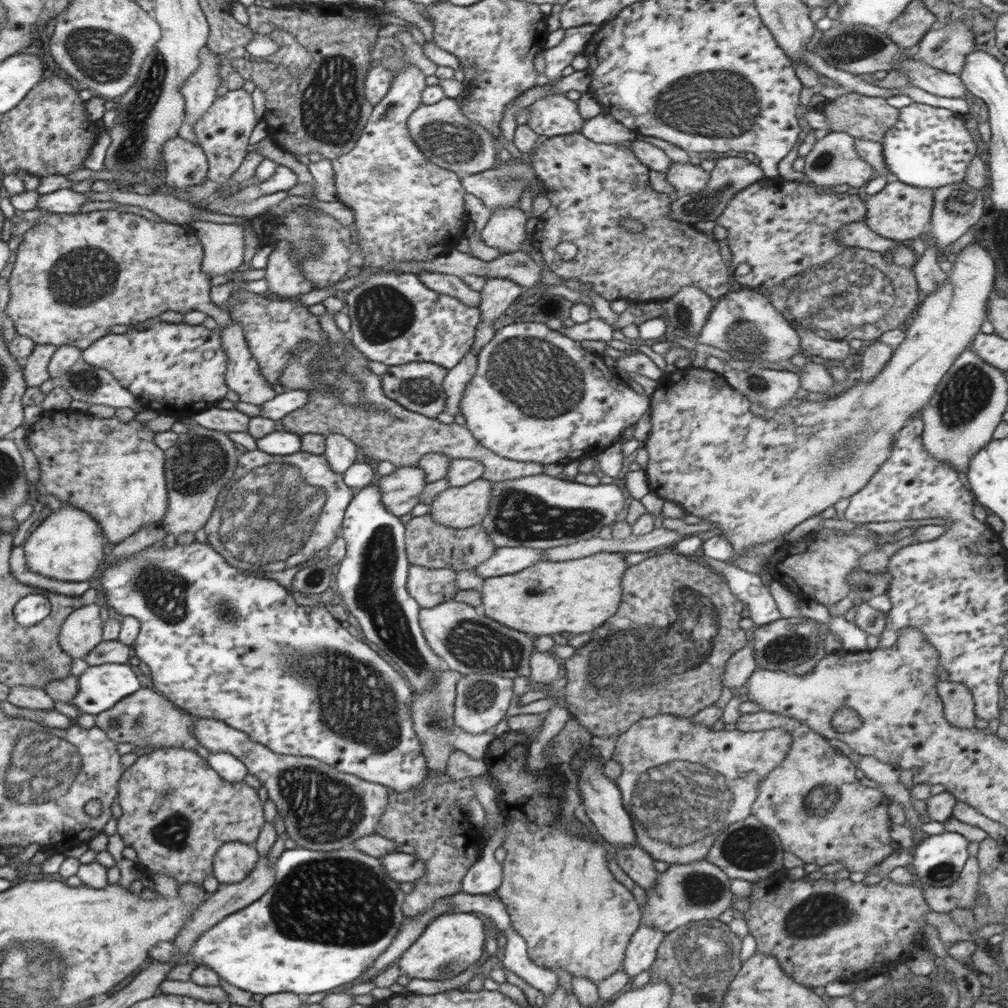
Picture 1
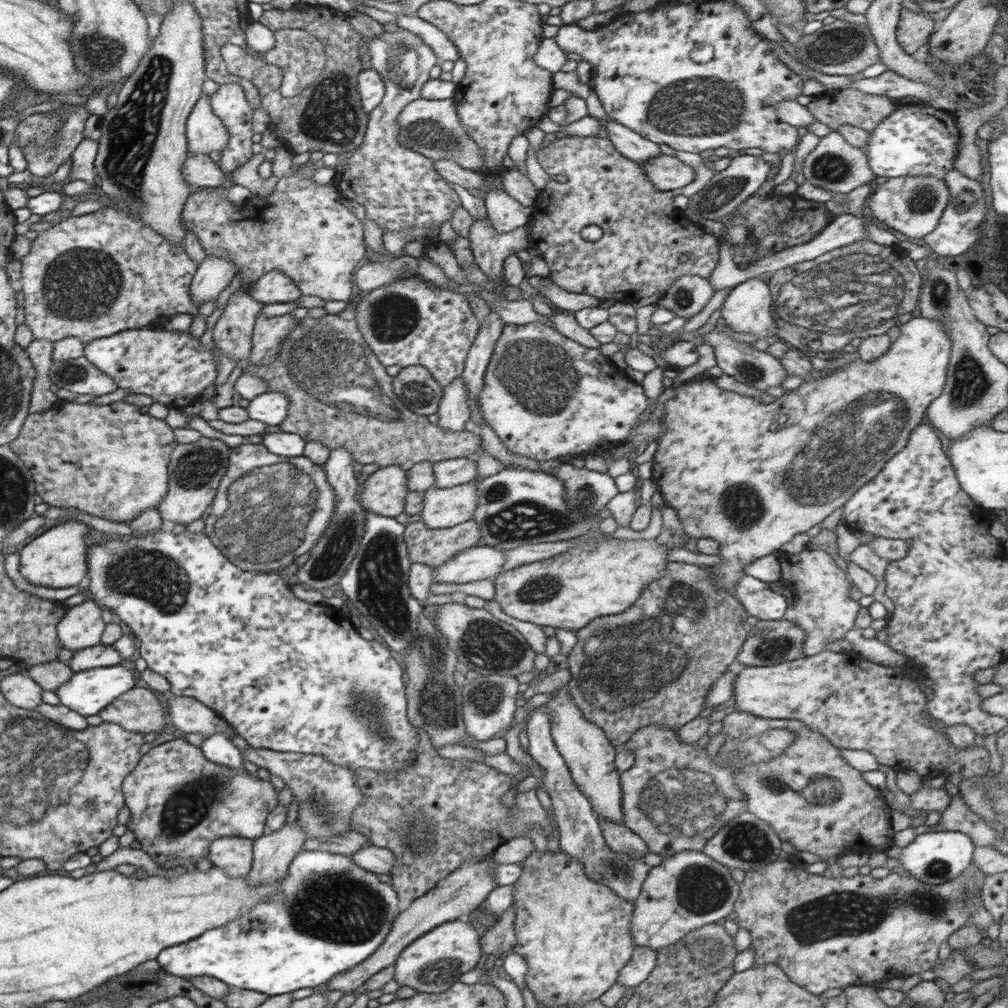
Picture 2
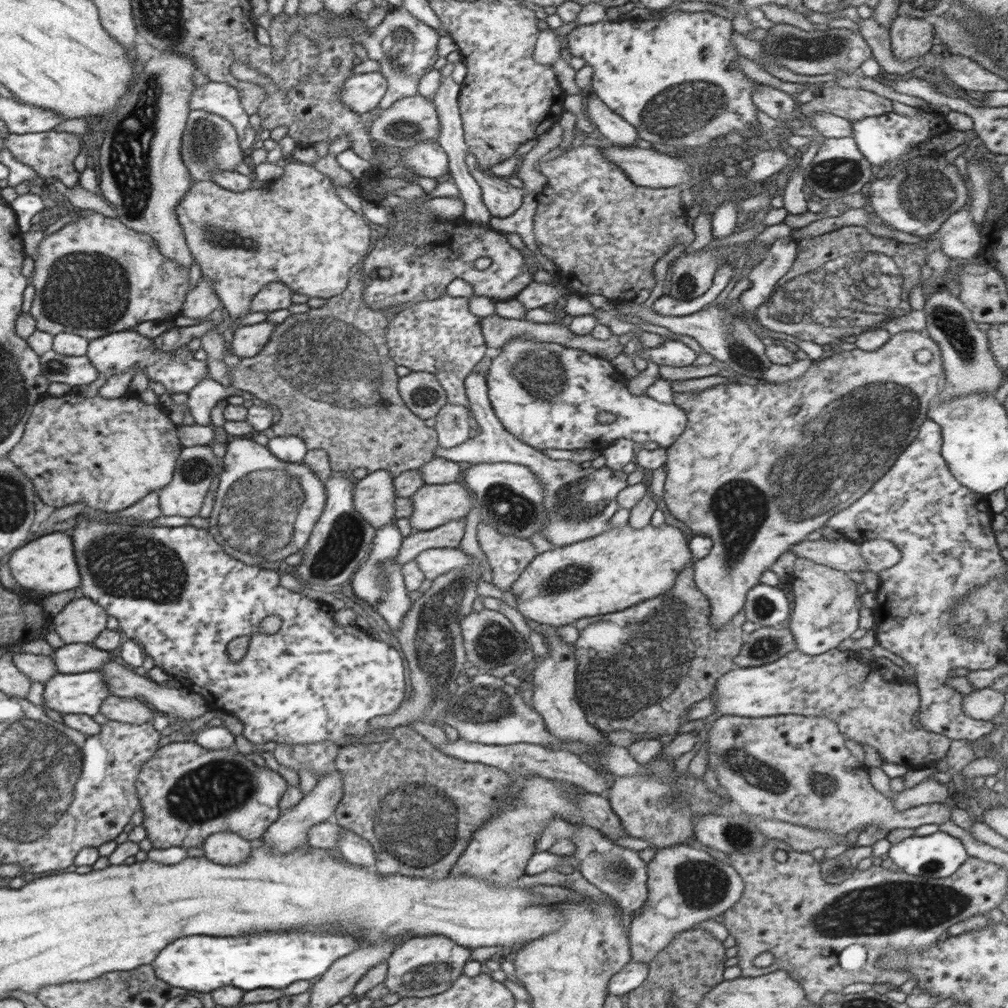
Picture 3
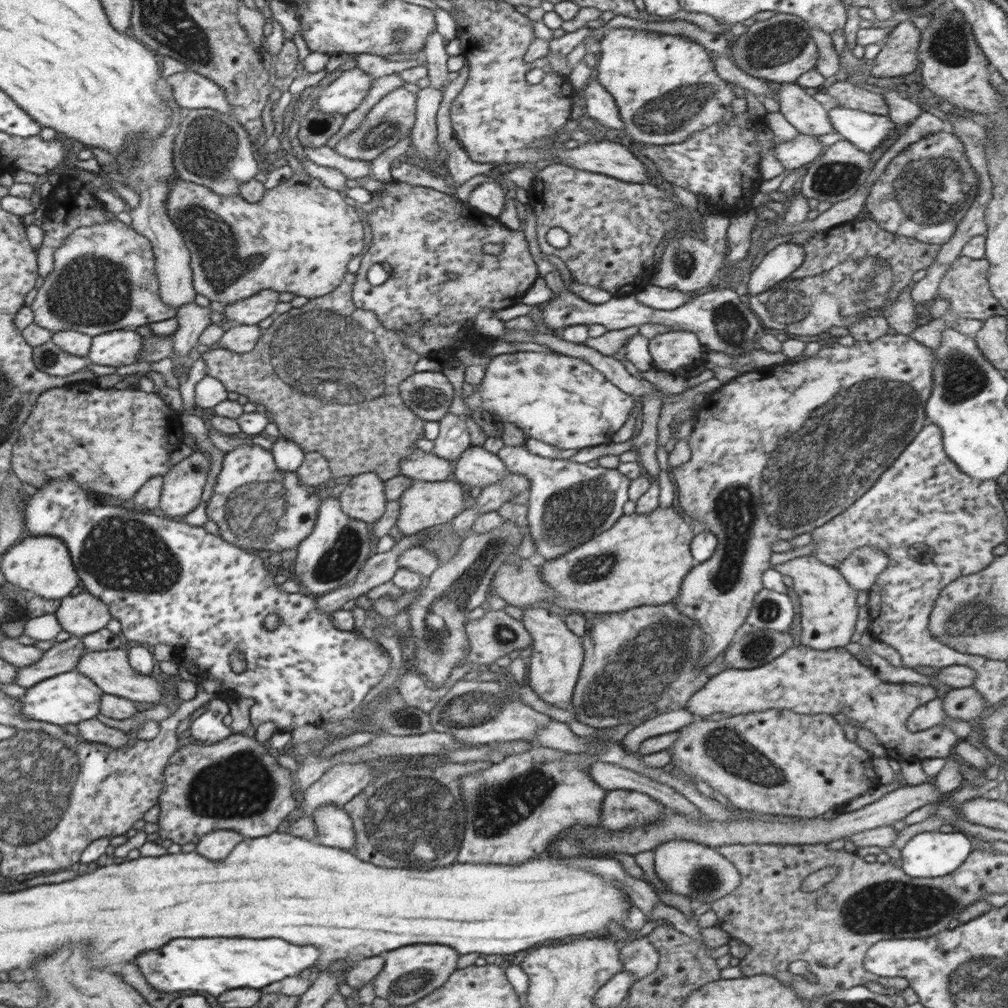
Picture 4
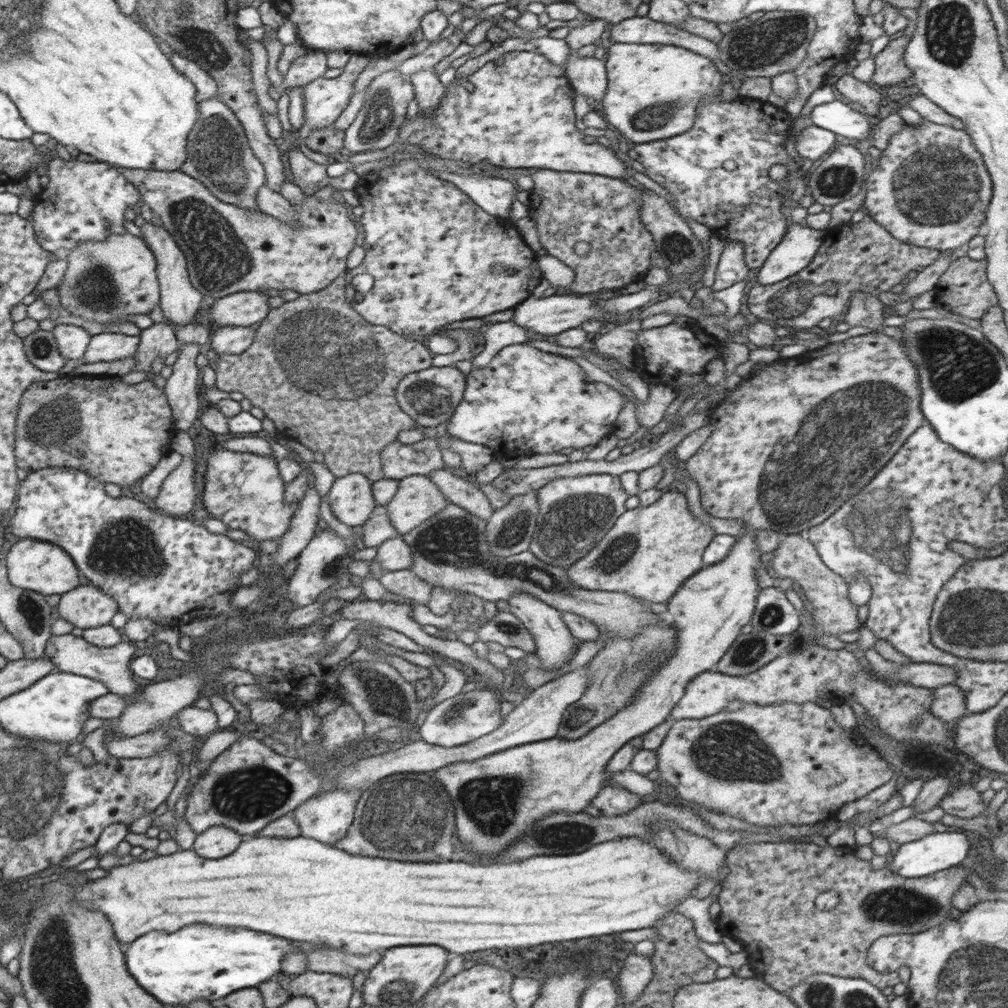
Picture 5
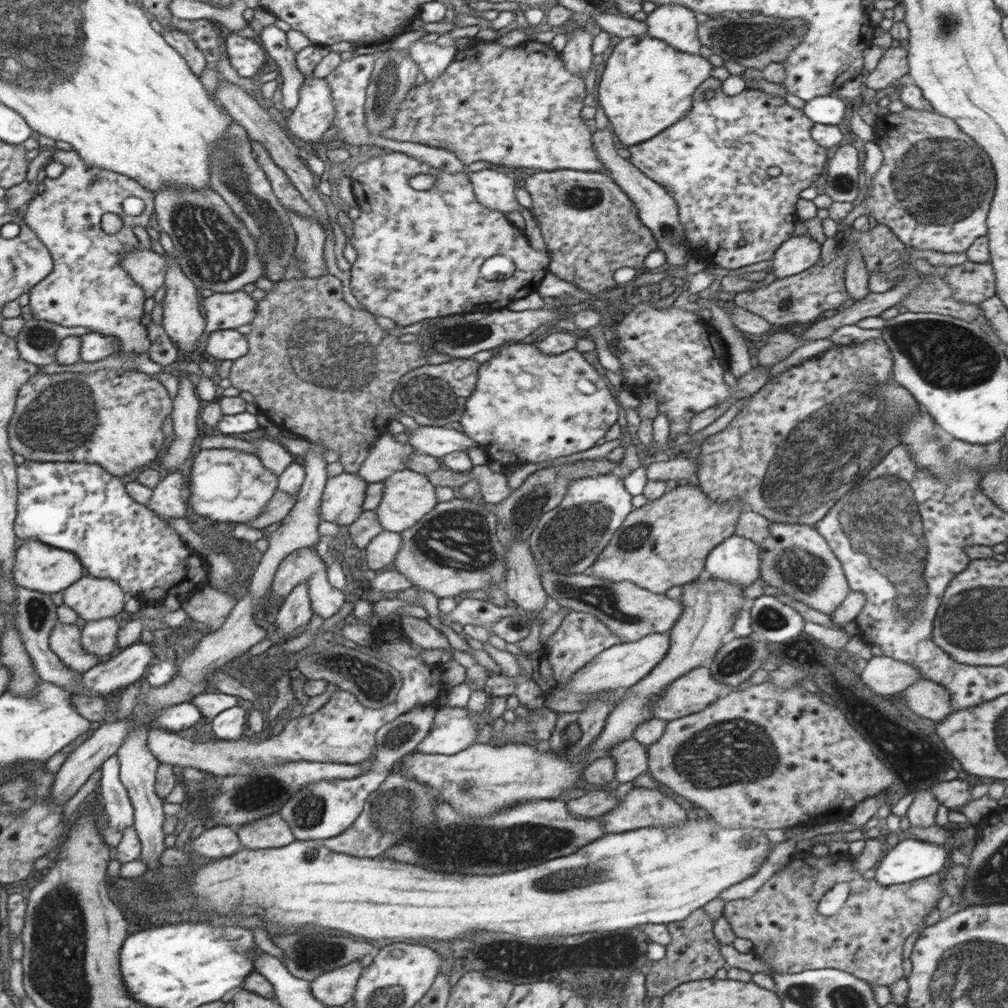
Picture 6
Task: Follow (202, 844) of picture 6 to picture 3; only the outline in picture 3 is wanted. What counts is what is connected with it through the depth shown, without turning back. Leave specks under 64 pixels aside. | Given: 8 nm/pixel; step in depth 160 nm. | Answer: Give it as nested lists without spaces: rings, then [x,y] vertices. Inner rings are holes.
[[[216,833],[210,835],[202,846],[206,859],[222,862],[222,866],[232,866],[244,862],[253,850],[254,843],[236,833]]]

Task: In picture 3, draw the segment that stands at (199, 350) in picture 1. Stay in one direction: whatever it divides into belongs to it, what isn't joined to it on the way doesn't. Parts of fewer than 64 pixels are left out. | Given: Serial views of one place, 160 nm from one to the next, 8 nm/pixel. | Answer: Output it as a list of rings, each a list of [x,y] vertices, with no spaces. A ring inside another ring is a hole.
[[[131,329],[121,330],[117,333],[106,334],[104,337],[89,341],[88,352],[85,354],[97,371],[107,378],[113,374],[122,374],[131,367],[137,366],[137,371],[145,372],[149,381],[162,384],[166,394],[190,393],[190,390],[208,378],[209,370],[206,360],[194,359],[193,353],[187,345],[178,347],[173,351],[162,351],[154,347],[152,339],[139,335]]]

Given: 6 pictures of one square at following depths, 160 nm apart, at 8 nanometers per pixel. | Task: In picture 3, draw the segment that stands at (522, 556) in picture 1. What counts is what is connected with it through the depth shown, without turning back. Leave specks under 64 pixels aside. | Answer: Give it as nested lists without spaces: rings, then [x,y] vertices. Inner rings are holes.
[[[431,548],[421,552],[415,561],[428,580],[434,580],[450,570],[464,570],[473,562],[473,558],[459,548]]]

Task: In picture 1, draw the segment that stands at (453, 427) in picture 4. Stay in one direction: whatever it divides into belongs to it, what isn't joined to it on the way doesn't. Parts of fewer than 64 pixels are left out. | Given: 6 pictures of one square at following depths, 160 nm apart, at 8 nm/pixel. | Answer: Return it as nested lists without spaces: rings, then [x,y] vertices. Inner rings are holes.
[[[470,350],[458,361],[453,369],[447,371],[443,381],[443,392],[445,393],[445,406],[449,409],[450,415],[462,414],[460,411],[460,400],[466,390],[466,383],[470,382],[477,369],[477,356],[475,350]]]

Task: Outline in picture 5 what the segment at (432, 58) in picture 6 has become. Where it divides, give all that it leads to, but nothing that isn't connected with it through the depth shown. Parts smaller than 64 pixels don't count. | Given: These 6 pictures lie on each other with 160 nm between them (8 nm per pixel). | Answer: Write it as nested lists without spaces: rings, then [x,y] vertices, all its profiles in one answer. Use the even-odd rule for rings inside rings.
[[[435,67],[428,70],[419,70],[409,78],[413,84],[413,91],[418,101],[419,110],[429,112],[429,110],[437,108],[441,98],[445,94],[446,87],[440,81]]]

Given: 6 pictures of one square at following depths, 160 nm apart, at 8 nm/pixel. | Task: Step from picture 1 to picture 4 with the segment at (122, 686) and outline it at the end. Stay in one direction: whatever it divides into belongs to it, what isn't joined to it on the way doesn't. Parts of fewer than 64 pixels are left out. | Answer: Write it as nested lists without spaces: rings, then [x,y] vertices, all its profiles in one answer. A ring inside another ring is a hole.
[[[77,671],[64,672],[41,680],[28,688],[26,694],[19,698],[23,704],[21,713],[29,719],[49,722],[61,727],[65,724],[76,725],[80,721],[89,721],[100,712],[103,693],[101,687],[85,674]]]

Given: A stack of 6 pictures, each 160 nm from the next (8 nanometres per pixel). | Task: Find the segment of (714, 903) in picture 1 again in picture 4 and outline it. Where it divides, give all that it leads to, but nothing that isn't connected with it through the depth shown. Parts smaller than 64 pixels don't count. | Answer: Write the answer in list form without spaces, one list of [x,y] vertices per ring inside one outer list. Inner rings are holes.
[[[680,839],[666,841],[654,848],[653,851],[655,854],[654,870],[660,882],[666,887],[667,891],[688,897],[694,907],[699,907],[704,903],[712,906],[712,904],[720,900],[720,898],[724,898],[726,895],[736,891],[741,884],[741,875],[738,870],[725,858],[725,855],[720,853],[719,848]],[[640,937],[628,942],[620,949],[623,970],[635,974],[635,980],[652,974],[660,961],[657,948],[648,942],[647,937]]]

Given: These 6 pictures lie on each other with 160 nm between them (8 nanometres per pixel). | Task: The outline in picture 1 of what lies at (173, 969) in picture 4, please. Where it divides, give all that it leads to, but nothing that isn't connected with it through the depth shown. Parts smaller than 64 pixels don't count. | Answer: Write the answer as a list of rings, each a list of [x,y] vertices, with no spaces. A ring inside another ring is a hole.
[[[296,847],[286,849],[276,860],[276,880],[266,894],[239,912],[229,914],[208,930],[194,944],[191,952],[179,954],[172,942],[162,941],[152,948],[150,958],[163,963],[197,962],[211,968],[220,979],[226,980],[250,994],[265,997],[278,993],[293,993],[302,997],[315,992],[334,992],[365,974],[376,959],[388,948],[402,923],[405,893],[386,874],[380,859],[368,856],[351,847],[320,852]]]

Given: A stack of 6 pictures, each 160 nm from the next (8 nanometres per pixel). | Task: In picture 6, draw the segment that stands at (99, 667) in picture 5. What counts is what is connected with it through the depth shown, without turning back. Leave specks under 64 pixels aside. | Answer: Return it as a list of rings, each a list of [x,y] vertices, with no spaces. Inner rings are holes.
[[[57,620],[49,636],[49,648],[72,671],[84,673],[99,664],[98,655],[87,653],[81,647],[81,630],[75,624]]]

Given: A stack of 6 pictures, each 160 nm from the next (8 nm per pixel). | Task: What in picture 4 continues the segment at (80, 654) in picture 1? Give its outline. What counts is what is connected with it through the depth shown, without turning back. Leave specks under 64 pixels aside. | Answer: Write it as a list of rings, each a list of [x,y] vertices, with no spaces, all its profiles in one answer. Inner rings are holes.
[[[83,589],[61,599],[55,615],[63,630],[79,638],[106,629],[106,625],[112,620],[108,603]]]

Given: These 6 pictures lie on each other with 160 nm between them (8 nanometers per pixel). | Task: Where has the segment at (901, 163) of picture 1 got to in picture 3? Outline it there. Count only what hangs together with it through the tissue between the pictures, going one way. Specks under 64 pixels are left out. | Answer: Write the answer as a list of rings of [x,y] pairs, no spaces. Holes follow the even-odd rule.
[[[925,108],[919,109],[918,114],[914,116],[897,114],[892,111],[882,116],[860,118],[852,121],[852,124],[853,137],[858,150],[861,150],[861,153],[870,164],[881,167],[908,154],[913,146],[926,144],[934,136],[941,135],[951,129],[944,115],[929,112]]]

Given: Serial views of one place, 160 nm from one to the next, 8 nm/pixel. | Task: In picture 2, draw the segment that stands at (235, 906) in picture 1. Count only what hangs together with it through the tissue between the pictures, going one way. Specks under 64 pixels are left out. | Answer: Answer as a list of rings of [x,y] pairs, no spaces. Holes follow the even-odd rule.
[[[294,821],[288,825],[287,823],[280,829],[270,833],[267,832],[253,842],[253,866],[250,874],[247,875],[248,880],[254,885],[268,885],[268,882],[282,878],[290,866],[290,862],[296,858],[296,855],[304,850],[302,845],[307,840],[305,832],[301,829],[299,822]]]

